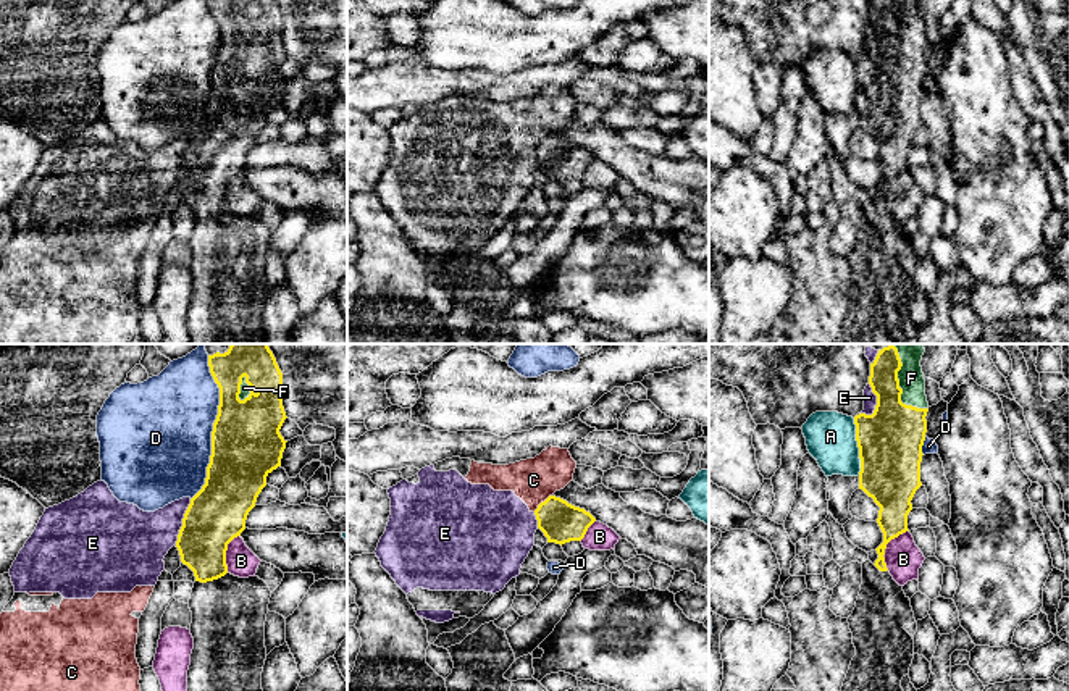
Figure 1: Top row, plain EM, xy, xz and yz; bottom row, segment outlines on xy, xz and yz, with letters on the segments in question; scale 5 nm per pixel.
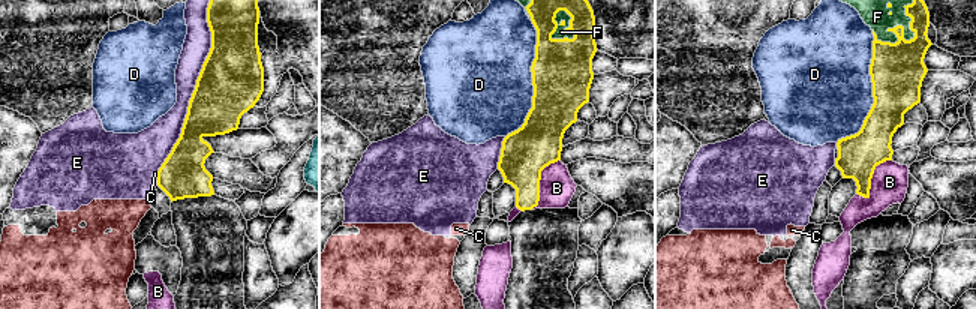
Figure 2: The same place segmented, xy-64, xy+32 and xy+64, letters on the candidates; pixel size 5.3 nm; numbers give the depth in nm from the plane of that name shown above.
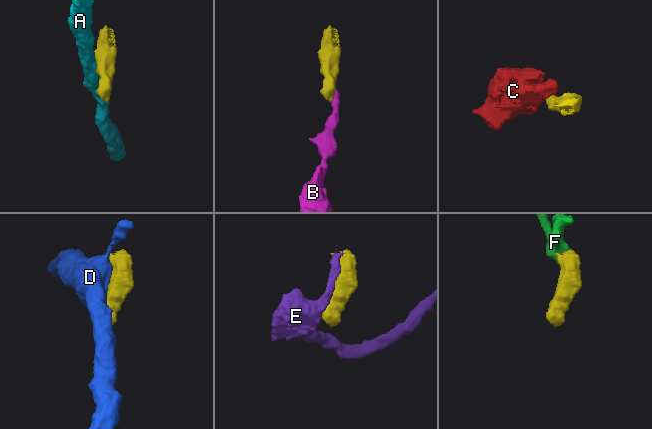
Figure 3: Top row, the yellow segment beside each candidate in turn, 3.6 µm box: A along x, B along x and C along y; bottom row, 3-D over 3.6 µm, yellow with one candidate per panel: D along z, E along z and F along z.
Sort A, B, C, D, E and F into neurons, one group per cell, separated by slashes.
A / B / C E / D / F

